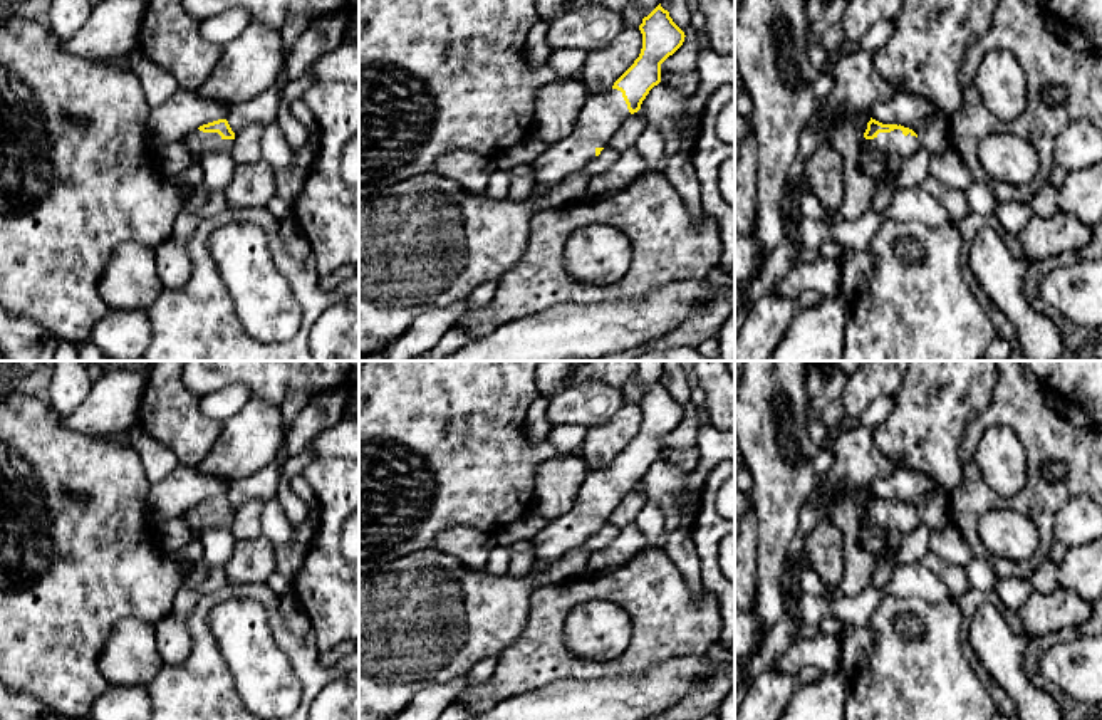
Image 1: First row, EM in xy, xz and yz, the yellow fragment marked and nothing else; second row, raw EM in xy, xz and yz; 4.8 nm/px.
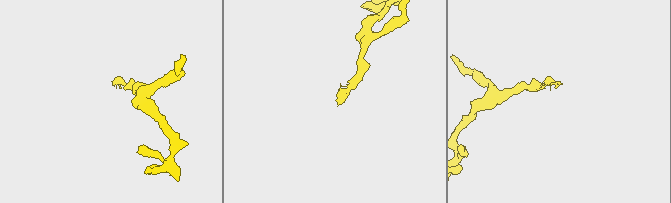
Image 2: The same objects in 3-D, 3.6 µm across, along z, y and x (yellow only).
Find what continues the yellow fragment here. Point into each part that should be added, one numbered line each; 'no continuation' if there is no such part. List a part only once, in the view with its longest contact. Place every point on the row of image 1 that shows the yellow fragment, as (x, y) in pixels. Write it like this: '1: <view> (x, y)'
1: yz (894, 143)

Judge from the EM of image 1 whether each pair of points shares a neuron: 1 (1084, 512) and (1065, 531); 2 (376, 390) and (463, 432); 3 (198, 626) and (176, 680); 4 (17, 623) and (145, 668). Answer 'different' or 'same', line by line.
1: same
2: same
3: same
4: different

